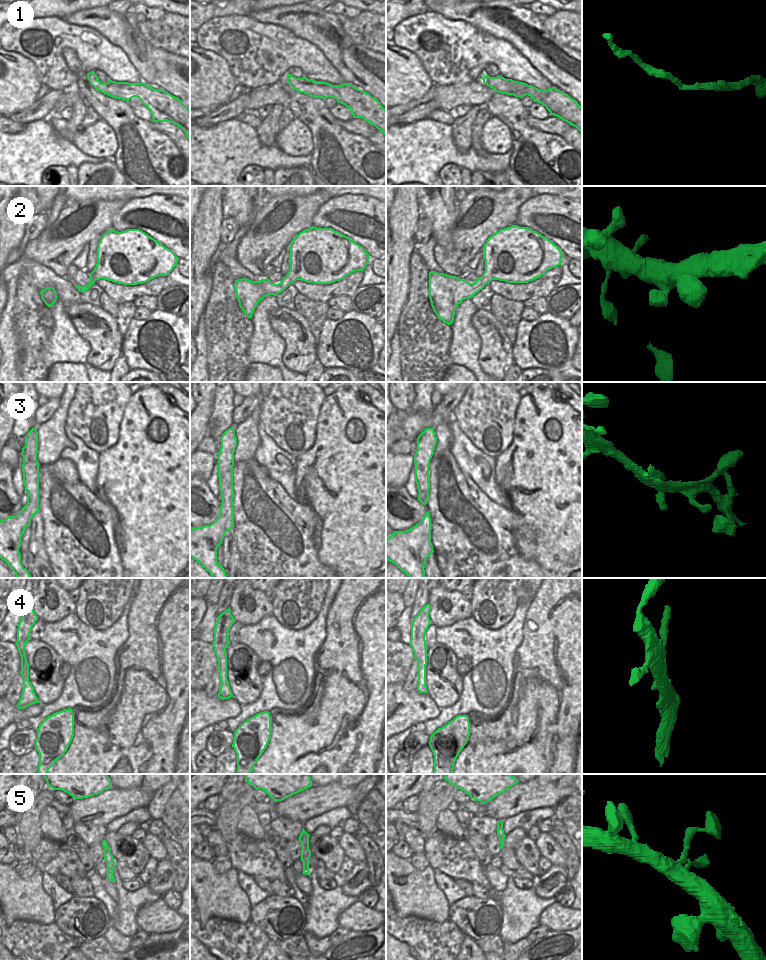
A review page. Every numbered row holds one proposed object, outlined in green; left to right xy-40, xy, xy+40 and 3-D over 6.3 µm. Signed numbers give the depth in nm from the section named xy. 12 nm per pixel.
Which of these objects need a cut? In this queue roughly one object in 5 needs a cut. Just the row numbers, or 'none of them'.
3, 4

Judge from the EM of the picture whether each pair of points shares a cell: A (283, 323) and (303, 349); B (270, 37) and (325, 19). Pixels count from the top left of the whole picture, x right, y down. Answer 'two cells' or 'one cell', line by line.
A: one cell
B: two cells

